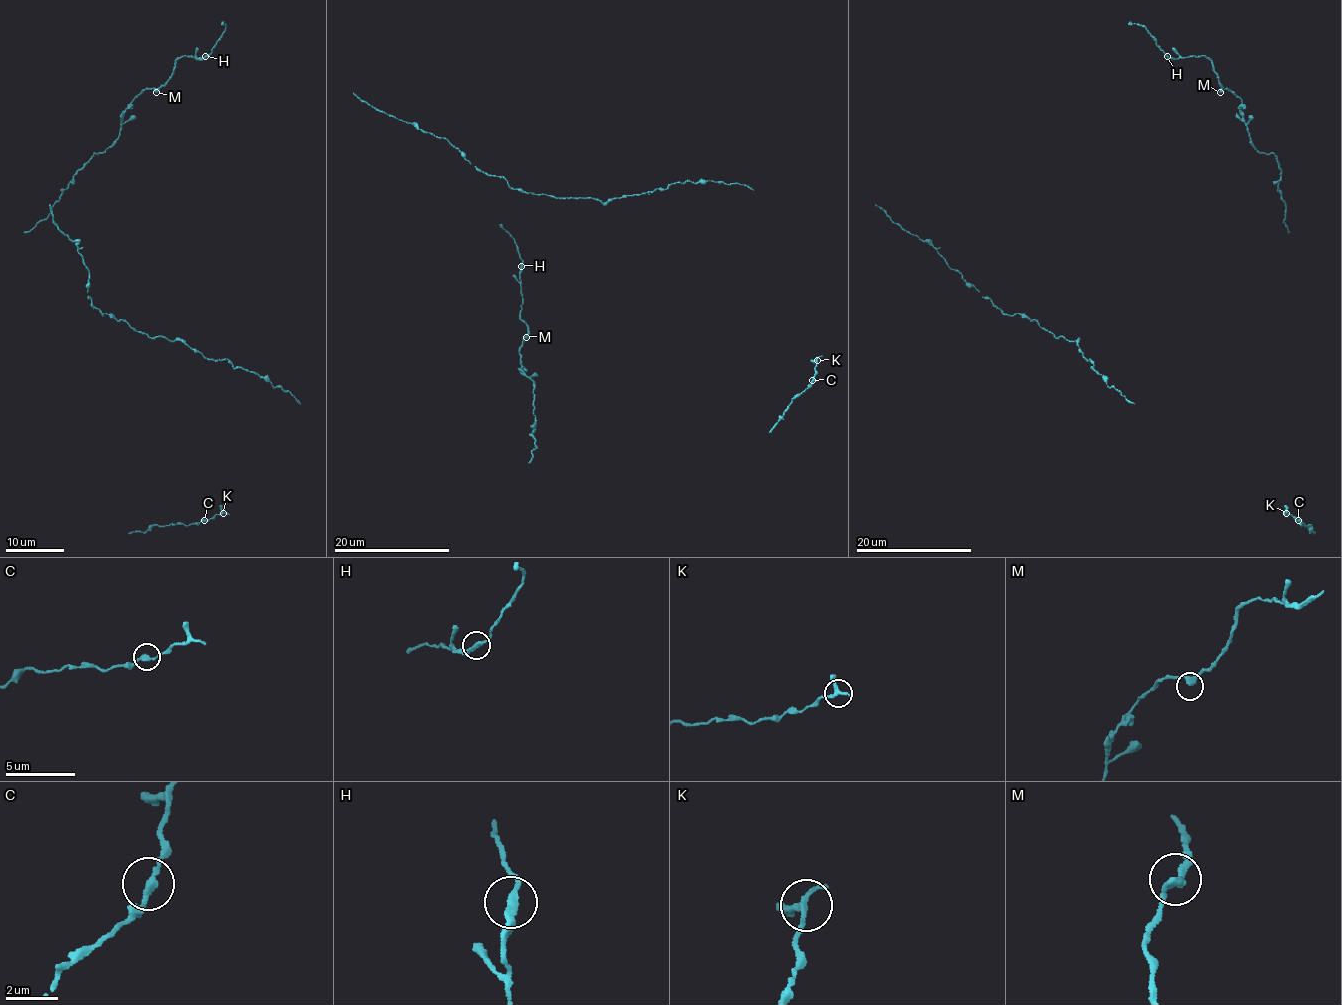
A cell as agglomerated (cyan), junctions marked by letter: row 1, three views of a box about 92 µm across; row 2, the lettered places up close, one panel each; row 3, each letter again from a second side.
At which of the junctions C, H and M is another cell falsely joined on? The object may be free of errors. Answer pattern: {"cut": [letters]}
{"cut": []}

